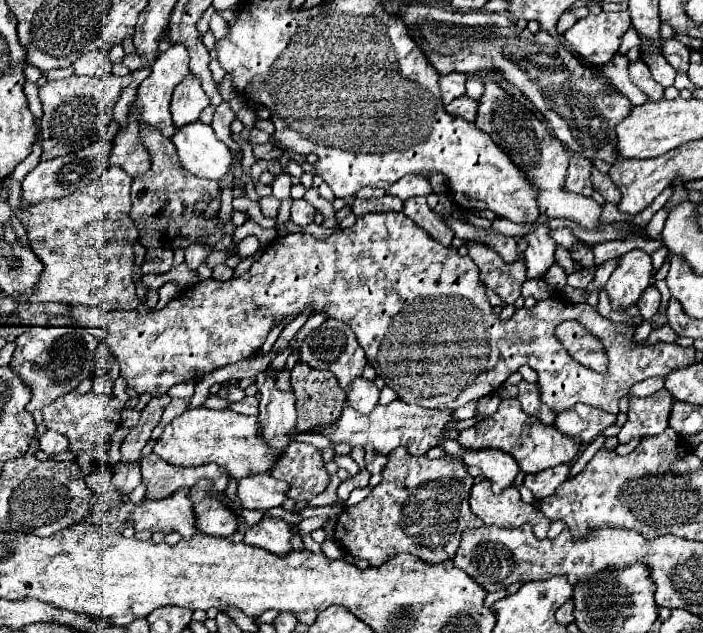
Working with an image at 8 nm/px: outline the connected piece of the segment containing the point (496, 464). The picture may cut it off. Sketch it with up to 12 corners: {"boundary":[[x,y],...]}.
{"boundary":[[443,439],[449,455],[479,467],[495,493],[511,487],[521,471],[505,451],[467,451],[457,441]]}

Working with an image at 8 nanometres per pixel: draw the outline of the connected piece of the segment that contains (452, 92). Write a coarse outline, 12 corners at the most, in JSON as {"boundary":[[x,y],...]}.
{"boundary":[[451,73],[439,79],[445,105],[465,95],[467,75]]}

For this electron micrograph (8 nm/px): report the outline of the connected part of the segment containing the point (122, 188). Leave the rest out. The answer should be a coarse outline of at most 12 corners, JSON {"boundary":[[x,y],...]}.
{"boundary":[[131,177],[9,207],[43,263],[31,303],[137,309]]}

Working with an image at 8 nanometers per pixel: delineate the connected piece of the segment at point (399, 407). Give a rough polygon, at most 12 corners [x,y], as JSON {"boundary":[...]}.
{"boundary":[[401,399],[369,415],[345,407],[337,423],[311,433],[331,447],[437,447],[449,409],[421,409]]}

